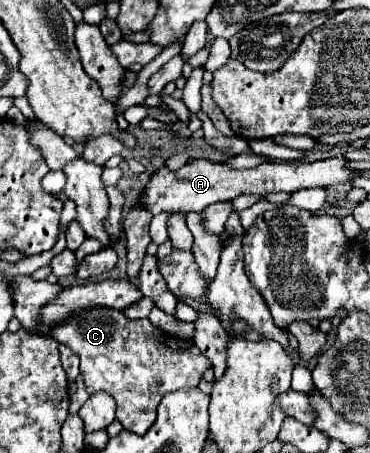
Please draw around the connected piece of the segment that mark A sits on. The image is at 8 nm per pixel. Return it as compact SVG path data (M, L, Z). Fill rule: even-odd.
M342 155L326 159L326 161L316 161L316 163L272 161L272 163L264 163L254 169L244 169L244 171L232 169L224 163L214 163L208 159L194 159L176 171L170 171L168 167L158 169L148 181L148 185L144 187L144 193L138 203L144 209L148 209L152 215L158 215L162 211L188 213L188 211L202 211L208 205L218 203L218 201L230 201L238 195L268 195L276 191L294 193L306 187L330 187L340 181L352 179L352 175L354 173L346 167L346 159ZM240 191L262 191L262 193L240 193Z

